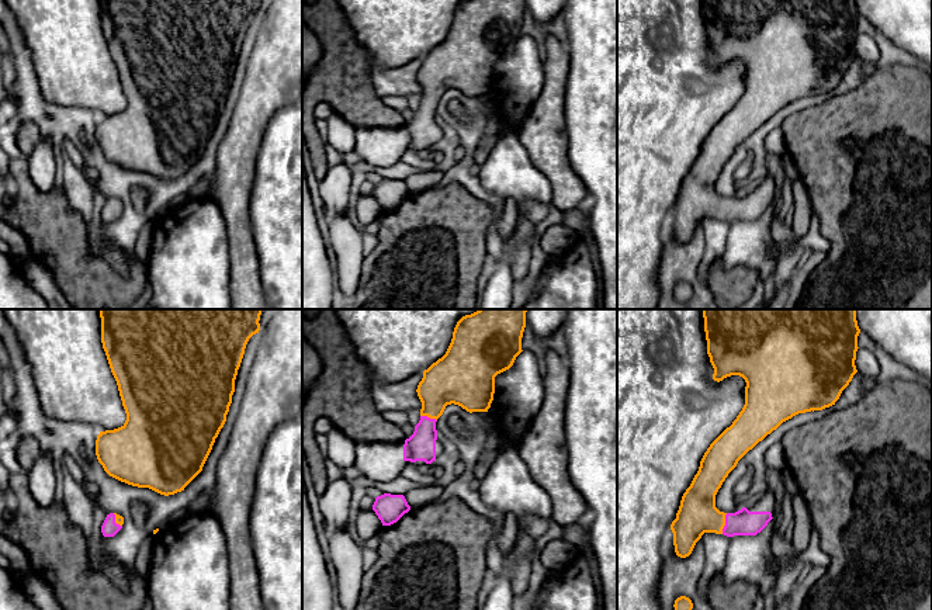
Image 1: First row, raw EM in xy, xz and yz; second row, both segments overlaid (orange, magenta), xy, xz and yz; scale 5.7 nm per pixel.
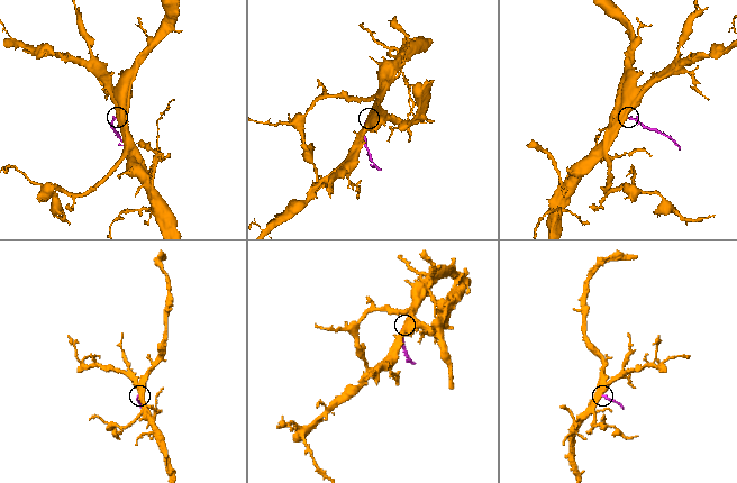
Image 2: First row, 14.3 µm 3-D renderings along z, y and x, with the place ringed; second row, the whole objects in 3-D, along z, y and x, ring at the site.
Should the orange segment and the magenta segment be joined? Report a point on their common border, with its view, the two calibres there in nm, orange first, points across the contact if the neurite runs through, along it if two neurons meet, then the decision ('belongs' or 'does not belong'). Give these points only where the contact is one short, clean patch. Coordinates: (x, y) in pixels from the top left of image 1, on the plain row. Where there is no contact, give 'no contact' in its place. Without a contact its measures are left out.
contact yz (724, 208); calibres 220 and 140 nm; way yz (697, 198), (724, 208), (741, 208); belongs

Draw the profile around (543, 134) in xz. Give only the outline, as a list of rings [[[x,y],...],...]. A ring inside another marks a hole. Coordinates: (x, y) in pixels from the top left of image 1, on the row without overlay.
[[[547,35],[543,70],[543,90],[531,104],[519,129],[519,138],[531,162],[551,183],[550,204],[565,212],[578,208],[588,195],[585,183],[574,171],[568,157],[565,87],[569,55],[565,41]]]

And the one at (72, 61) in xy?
[[[4,0],[30,48],[41,93],[49,103],[83,107],[100,117],[124,111],[127,98],[101,28],[100,0]]]

